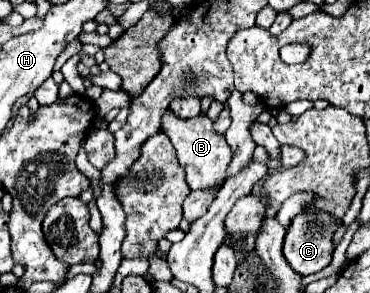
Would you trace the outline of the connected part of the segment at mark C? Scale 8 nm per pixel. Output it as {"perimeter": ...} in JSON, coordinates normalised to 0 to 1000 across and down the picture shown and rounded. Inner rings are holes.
{"perimeter":[[[800,737],[773,785],[768,881],[811,942],[865,928],[897,887],[897,792],[903,765],[892,751],[816,751],[816,737]]]}

